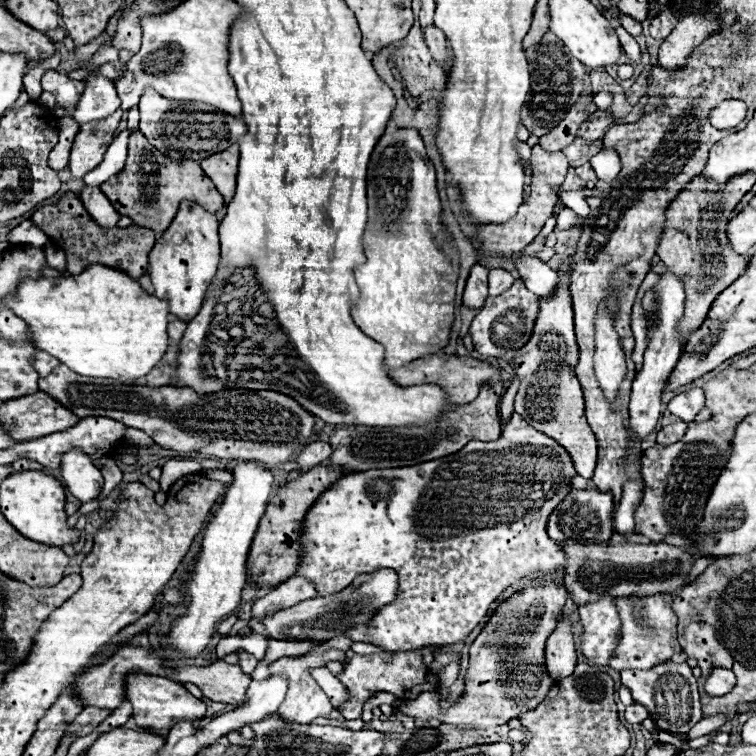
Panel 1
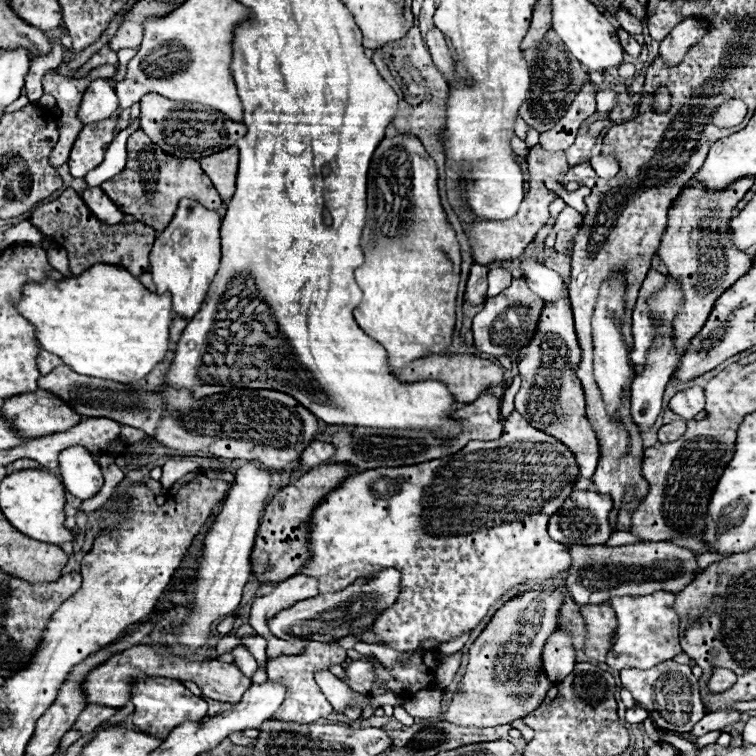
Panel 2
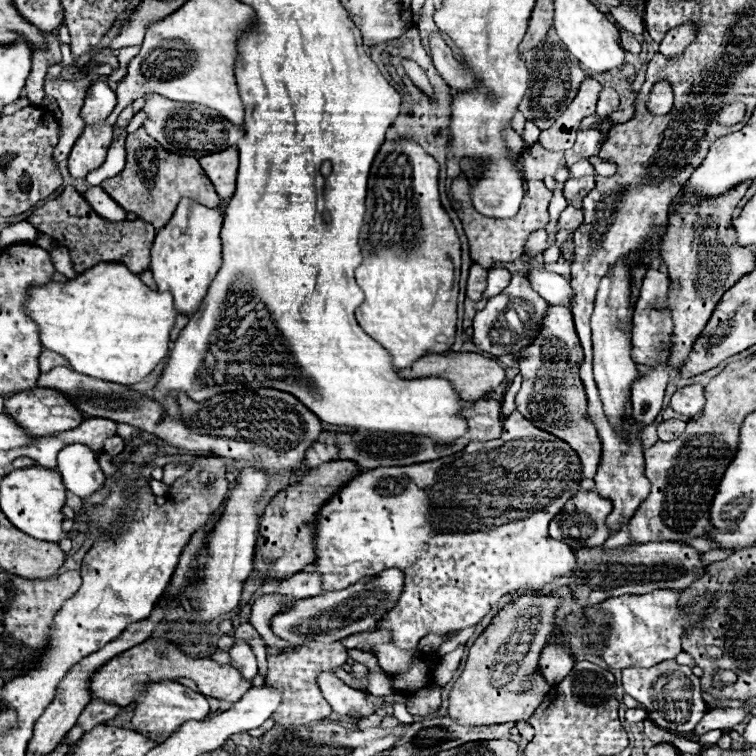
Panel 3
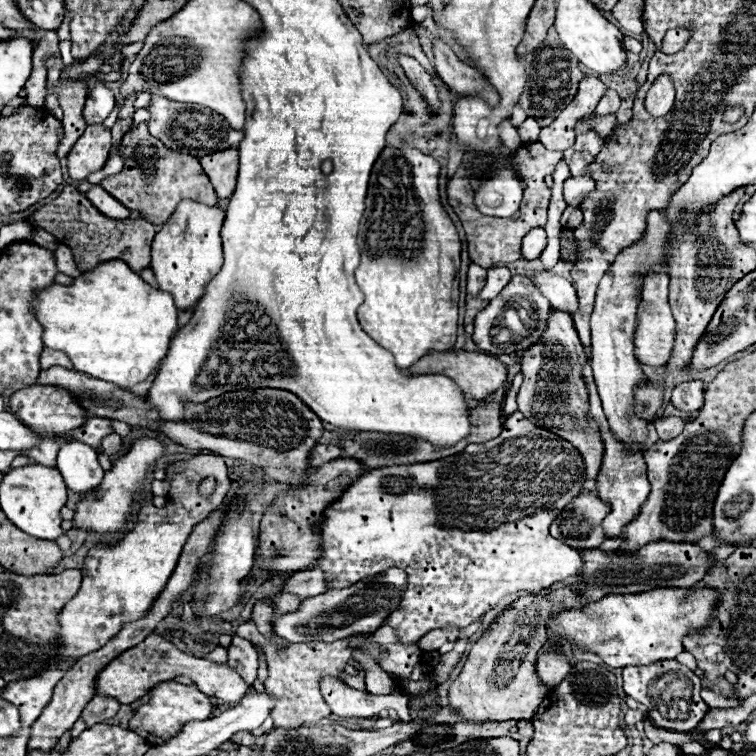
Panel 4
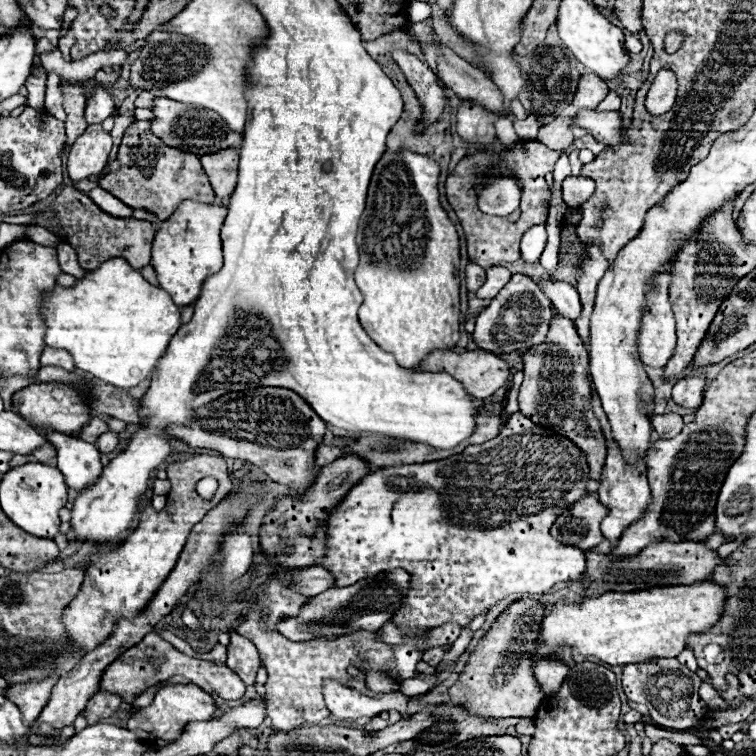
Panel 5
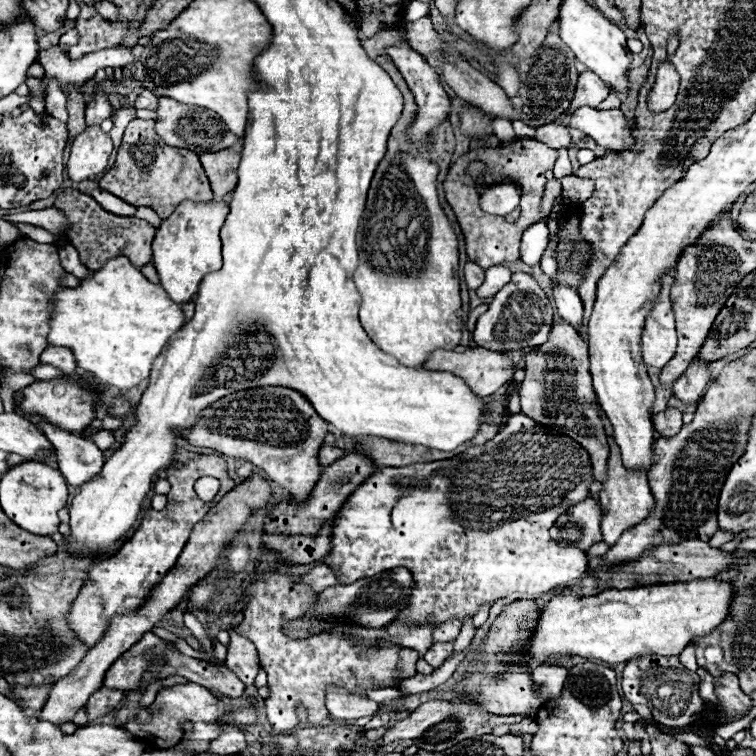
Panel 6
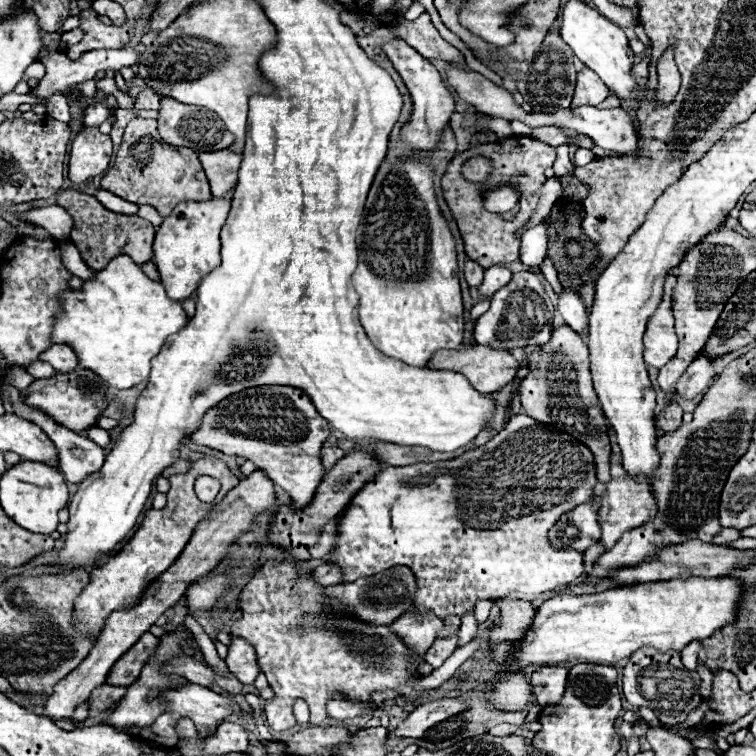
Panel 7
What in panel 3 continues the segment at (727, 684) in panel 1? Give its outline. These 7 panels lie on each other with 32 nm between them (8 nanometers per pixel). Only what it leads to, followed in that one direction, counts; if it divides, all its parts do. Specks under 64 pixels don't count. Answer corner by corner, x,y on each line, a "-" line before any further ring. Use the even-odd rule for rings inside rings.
720,670
716,672
714,680
712,680
712,688
722,688
726,684
734,684
736,682
736,674
732,670

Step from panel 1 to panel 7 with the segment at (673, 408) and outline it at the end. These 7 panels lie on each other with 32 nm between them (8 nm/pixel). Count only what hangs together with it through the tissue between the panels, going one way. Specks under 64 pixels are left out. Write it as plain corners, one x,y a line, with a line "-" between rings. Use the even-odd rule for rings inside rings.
696,358
688,370
684,372
684,376
680,376
680,380
676,382
676,394
684,400
692,400
698,394
706,392
710,382
714,378
714,368
712,368
712,360
708,358

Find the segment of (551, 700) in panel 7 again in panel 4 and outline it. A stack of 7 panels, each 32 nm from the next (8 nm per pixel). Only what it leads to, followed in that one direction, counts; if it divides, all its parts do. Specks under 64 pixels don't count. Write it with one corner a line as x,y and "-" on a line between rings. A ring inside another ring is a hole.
546,650
538,656
536,672
542,678
542,682
548,686
548,690
554,690
560,680
570,672
570,660
560,650

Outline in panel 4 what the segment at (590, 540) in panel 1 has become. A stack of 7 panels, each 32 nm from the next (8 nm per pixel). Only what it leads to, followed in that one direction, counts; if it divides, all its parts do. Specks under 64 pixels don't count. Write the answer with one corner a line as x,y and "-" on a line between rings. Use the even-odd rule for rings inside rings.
582,492
576,500
568,502
550,524
550,536
572,548
596,548
606,540
602,520
608,512
608,504
604,504
596,492

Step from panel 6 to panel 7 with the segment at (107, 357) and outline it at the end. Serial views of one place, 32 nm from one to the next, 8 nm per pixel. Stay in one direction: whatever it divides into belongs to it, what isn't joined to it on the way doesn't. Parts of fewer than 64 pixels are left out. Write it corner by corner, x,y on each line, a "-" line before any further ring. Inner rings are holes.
126,254
112,258
100,272
96,272
96,280
86,280
80,290
62,292
60,308
62,314
56,316
50,336
52,342
72,346
78,356
78,366
96,372
110,388
116,390
126,390
146,380
150,374
150,362
158,356
166,338
188,324
180,302
170,300
162,282
152,282

